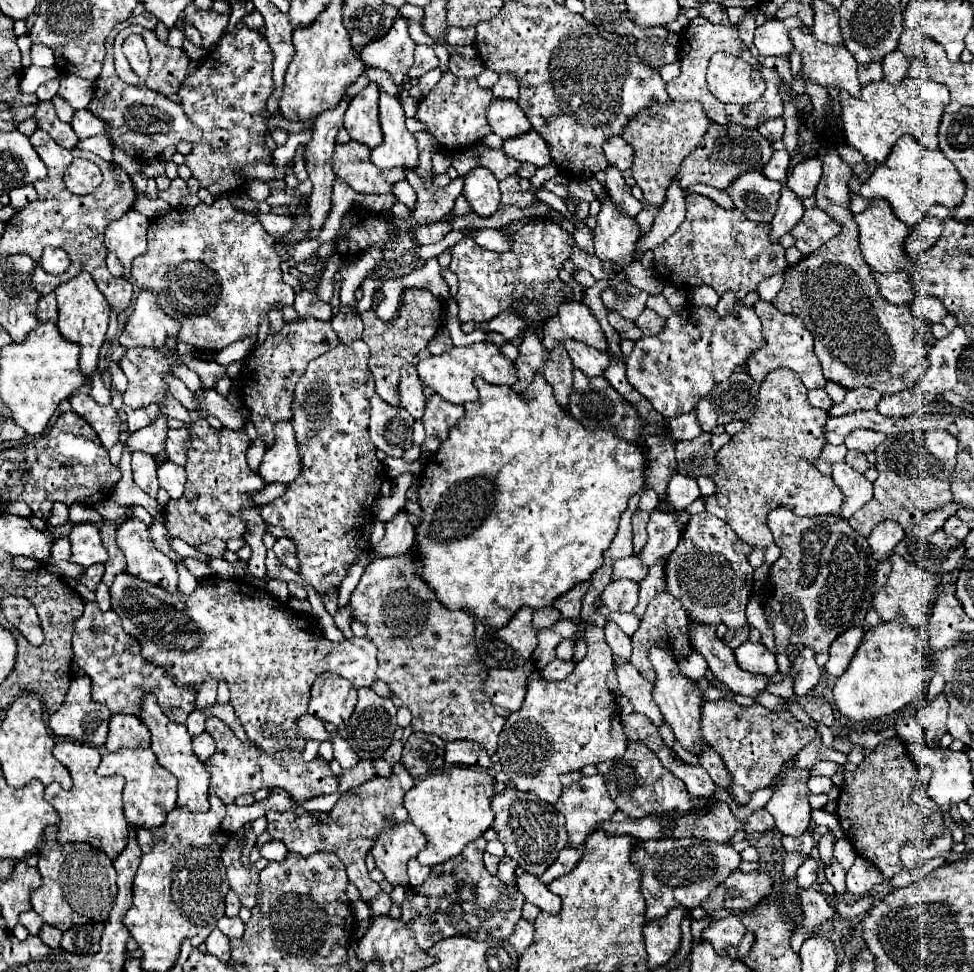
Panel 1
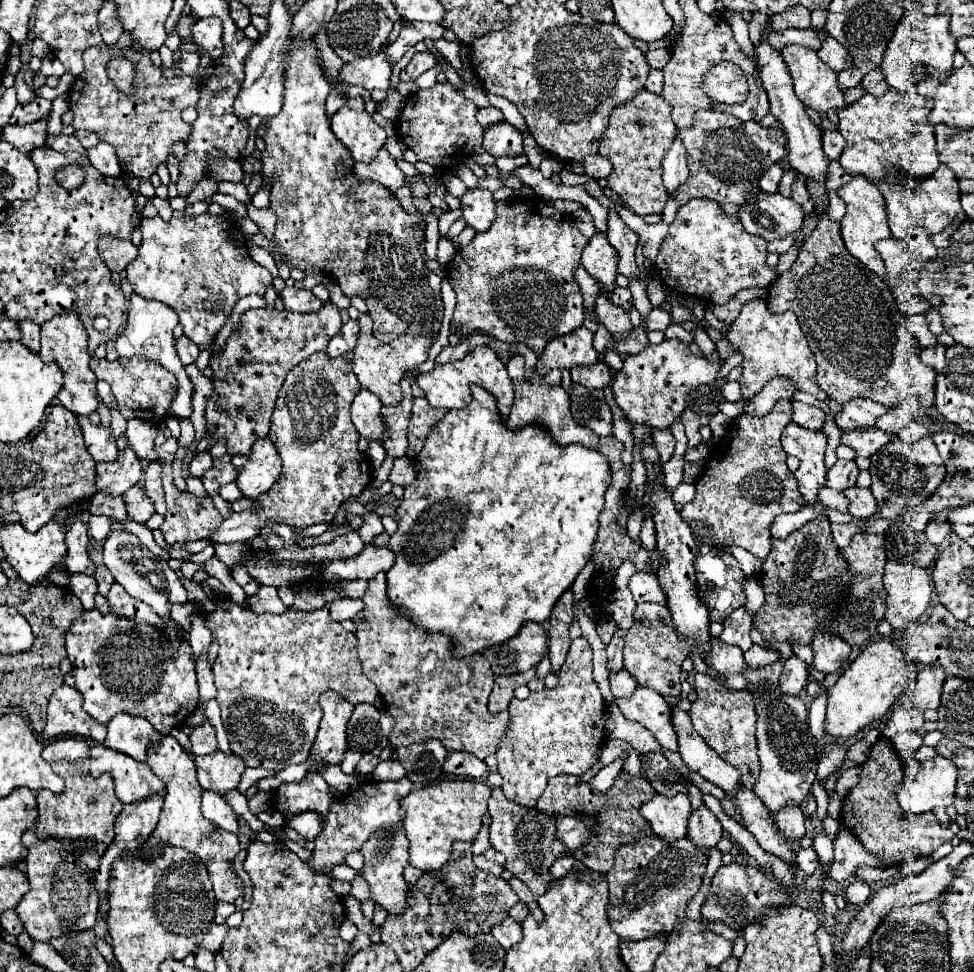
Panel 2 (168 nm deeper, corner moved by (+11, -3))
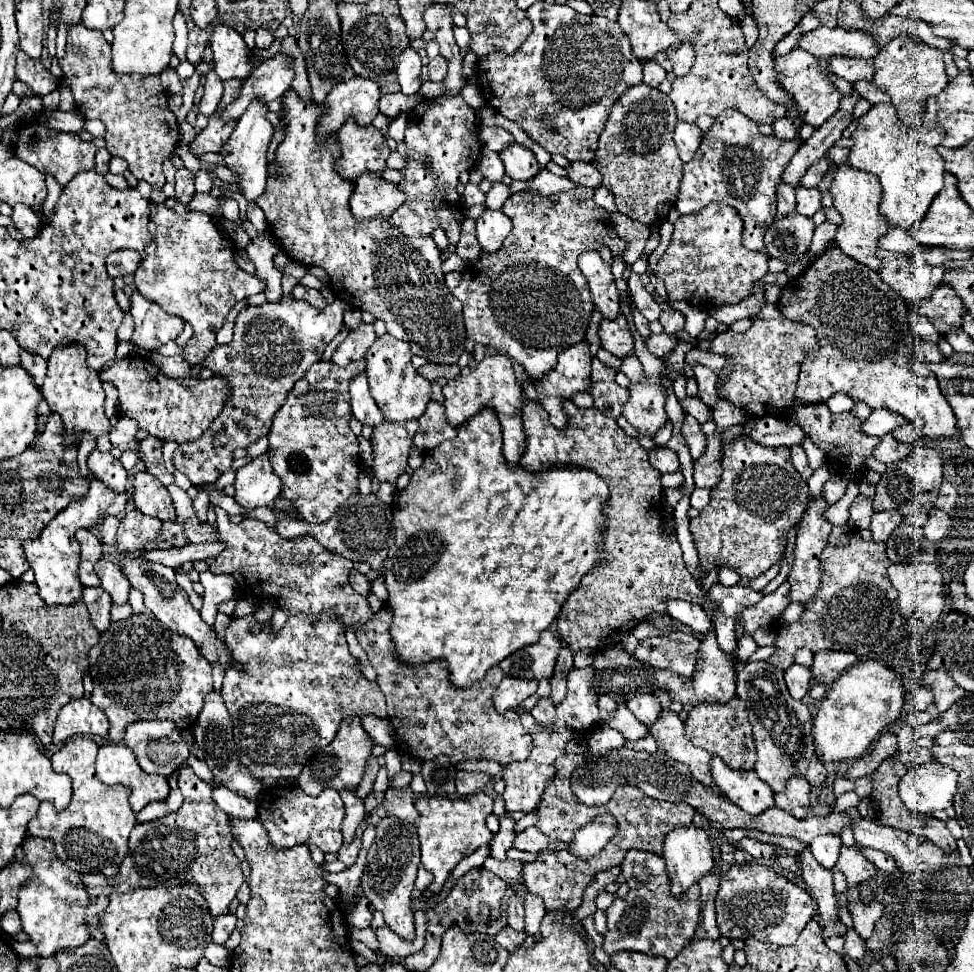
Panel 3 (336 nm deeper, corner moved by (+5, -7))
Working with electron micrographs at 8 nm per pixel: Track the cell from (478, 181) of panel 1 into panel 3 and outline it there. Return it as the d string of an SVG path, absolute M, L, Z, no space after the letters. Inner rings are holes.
M483 210L483 214L477 218L477 240L483 250L497 252L511 232L511 220L499 210Z

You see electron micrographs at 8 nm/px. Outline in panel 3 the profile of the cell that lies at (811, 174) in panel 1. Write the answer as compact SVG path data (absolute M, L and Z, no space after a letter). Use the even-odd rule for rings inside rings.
M797 188L797 212L813 216L821 208L821 192L817 188Z

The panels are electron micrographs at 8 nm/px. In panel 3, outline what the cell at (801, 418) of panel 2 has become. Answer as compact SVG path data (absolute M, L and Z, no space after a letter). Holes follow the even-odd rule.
M817 402L817 404L807 404L807 406L795 406L791 412L791 420L797 422L805 434L813 440L815 446L819 446L825 454L827 454L827 464L833 466L833 470L837 474L849 474L853 476L857 482L863 482L863 476L867 472L865 468L865 460L871 456L873 448L879 444L879 438L875 436L867 436L861 432L861 424L863 420L859 420L857 416L853 416L851 412L843 412L843 414L833 414L825 402Z

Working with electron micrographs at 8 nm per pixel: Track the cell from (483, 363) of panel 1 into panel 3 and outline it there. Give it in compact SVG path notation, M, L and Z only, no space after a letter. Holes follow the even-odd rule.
M491 354L485 356L477 368L473 368L467 376L459 376L451 380L447 386L443 386L445 394L445 414L447 420L453 428L465 424L469 418L473 418L475 412L481 412L483 408L491 408L503 430L503 450L505 450L505 460L511 468L519 464L519 458L523 456L523 446L527 444L525 434L523 434L523 418L521 418L521 408L523 408L523 390L521 384L515 378L513 364L507 356L503 354Z

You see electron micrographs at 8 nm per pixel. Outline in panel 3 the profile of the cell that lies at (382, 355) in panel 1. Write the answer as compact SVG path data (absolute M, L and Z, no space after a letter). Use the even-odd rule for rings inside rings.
M385 334L375 340L365 358L367 358L371 396L377 402L383 418L389 422L405 422L421 418L421 414L425 414L427 404L431 402L431 384L425 378L417 376L415 368L411 366L413 354L409 344Z

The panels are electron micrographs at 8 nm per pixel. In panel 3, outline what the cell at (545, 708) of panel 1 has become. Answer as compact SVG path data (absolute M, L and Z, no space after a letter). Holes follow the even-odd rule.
M593 666L587 668L573 668L567 676L567 696L565 700L557 706L557 720L551 726L541 726L537 728L531 736L533 736L533 750L529 754L527 760L521 762L511 762L503 768L503 782L505 782L505 790L503 790L503 798L507 804L509 812L531 812L537 808L537 804L541 802L543 790L547 784L551 784L553 774L555 774L555 760L563 754L563 748L569 740L573 740L575 736L585 736L591 732L591 728L595 724L599 724L599 708L597 708L597 696L591 694L591 686L593 686L593 678L595 678L595 670Z

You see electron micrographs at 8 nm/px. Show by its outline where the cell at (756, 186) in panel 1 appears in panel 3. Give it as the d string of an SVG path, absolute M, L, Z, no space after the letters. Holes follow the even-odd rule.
M789 214L777 220L765 232L765 246L771 258L781 258L785 264L795 264L809 252L815 224L809 216Z

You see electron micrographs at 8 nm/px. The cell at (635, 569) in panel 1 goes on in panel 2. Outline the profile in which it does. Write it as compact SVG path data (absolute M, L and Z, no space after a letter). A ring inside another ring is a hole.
M635 572L629 578L629 590L631 590L635 602L657 602L657 604L665 604L665 594L663 594L663 590L661 590L655 574Z

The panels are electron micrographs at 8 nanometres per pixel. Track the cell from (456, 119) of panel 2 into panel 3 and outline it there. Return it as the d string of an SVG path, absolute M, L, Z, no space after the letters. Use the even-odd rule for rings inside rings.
M461 96L421 100L407 116L403 142L407 146L407 166L403 168L405 180L399 182L399 190L407 194L407 200L389 218L389 224L409 238L431 236L435 228L441 228L455 246L459 242L459 228L463 222L463 204L457 204L461 196L455 186L461 170L471 170L481 154L475 110Z

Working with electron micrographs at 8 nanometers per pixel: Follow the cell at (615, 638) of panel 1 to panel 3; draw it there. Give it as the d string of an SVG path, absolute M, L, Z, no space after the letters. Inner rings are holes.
M639 694L639 696L633 696L629 702L627 702L627 708L631 710L631 714L643 722L645 726L651 726L655 724L655 720L659 718L661 714L661 702L657 696L653 694Z

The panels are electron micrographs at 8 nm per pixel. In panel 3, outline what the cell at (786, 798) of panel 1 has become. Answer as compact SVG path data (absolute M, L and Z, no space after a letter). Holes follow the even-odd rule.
M749 662L737 674L737 696L747 702L749 722L753 724L753 740L757 750L757 762L753 770L763 782L767 782L773 792L785 788L787 778L793 774L803 774L813 786L819 786L827 778L825 766L817 760L813 736L811 736L811 712L809 708L795 700L783 680L783 670L767 662Z

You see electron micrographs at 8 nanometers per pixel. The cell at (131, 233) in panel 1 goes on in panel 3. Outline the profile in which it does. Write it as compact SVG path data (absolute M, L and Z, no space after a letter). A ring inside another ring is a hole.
M115 250L107 256L107 274L111 278L133 274L141 264L139 252L133 250Z

